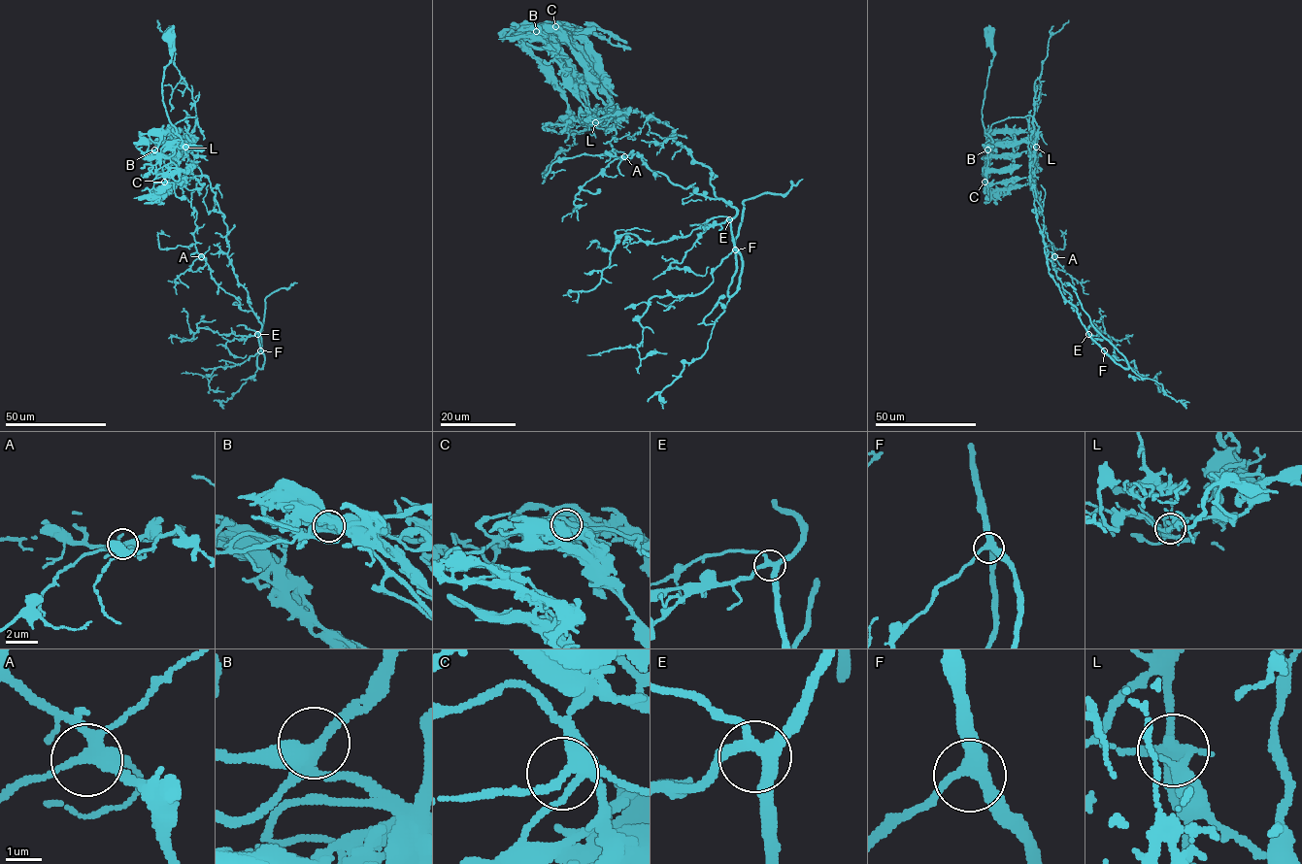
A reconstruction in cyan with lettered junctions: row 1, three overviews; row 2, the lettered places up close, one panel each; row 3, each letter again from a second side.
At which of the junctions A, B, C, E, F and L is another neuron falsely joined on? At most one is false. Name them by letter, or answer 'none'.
L

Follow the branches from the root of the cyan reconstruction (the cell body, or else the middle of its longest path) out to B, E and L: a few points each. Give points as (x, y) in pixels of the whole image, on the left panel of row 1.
B: (169, 38), (171, 60), (164, 69), (162, 102), (181, 142), (168, 141), (159, 152), (154, 149)
E: (169, 38), (172, 143), (194, 142), (257, 334)
L: (169, 38), (171, 60), (162, 79), (162, 102), (181, 138), (172, 143), (194, 142), (190, 152), (185, 148)

